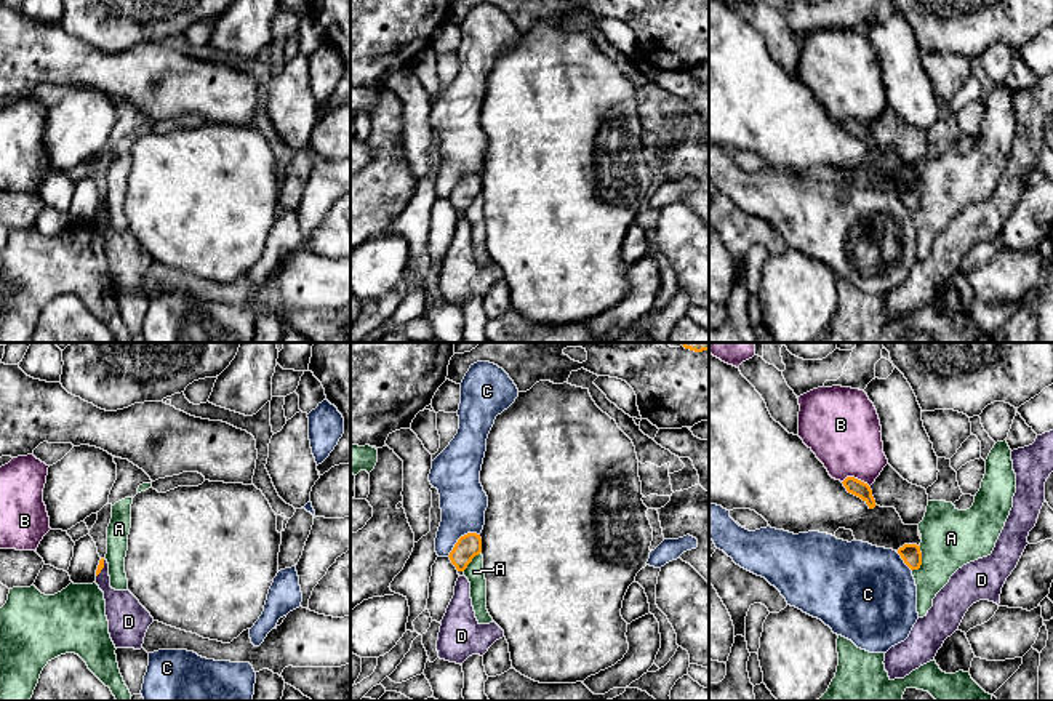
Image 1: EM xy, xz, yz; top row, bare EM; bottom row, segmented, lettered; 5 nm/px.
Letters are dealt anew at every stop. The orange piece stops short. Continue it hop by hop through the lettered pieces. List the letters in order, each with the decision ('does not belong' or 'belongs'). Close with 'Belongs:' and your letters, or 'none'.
A: does not belong
B: does not belong
C: does not belong
D: does not belong
Belongs: none

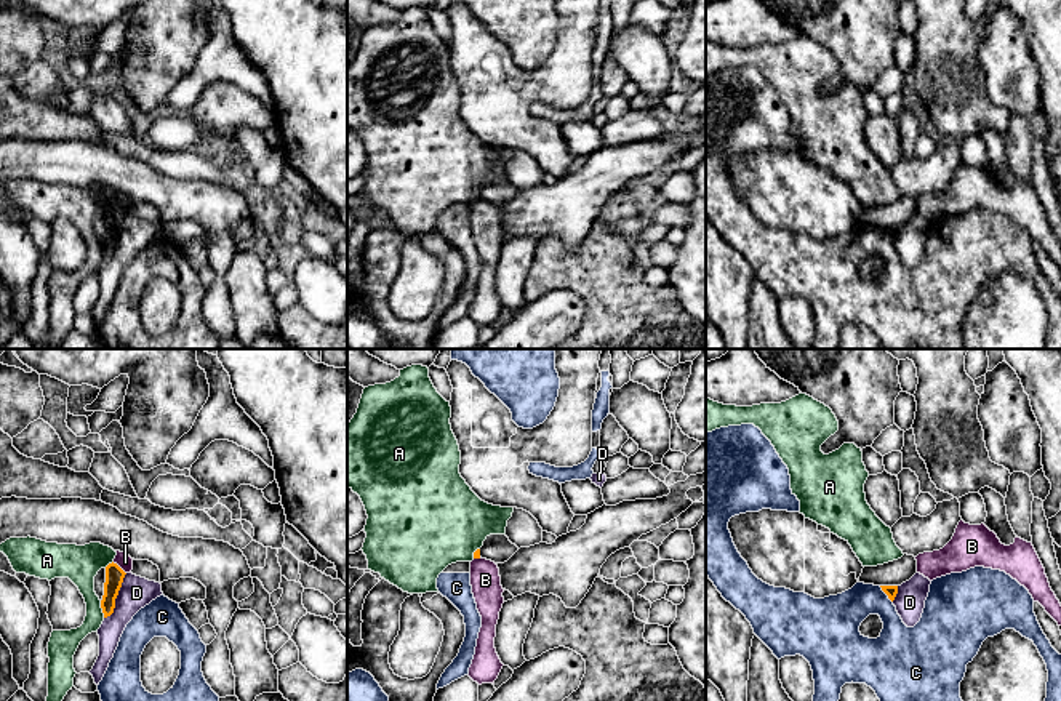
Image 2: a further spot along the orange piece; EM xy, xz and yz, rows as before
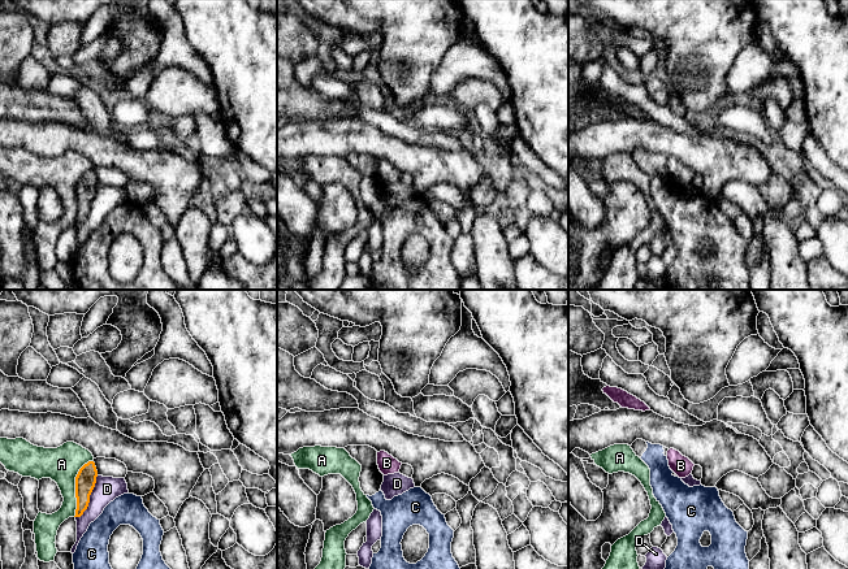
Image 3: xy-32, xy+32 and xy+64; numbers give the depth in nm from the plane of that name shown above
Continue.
A: does not belong
B: does not belong
C: does not belong
D: does not belong
Belongs: none

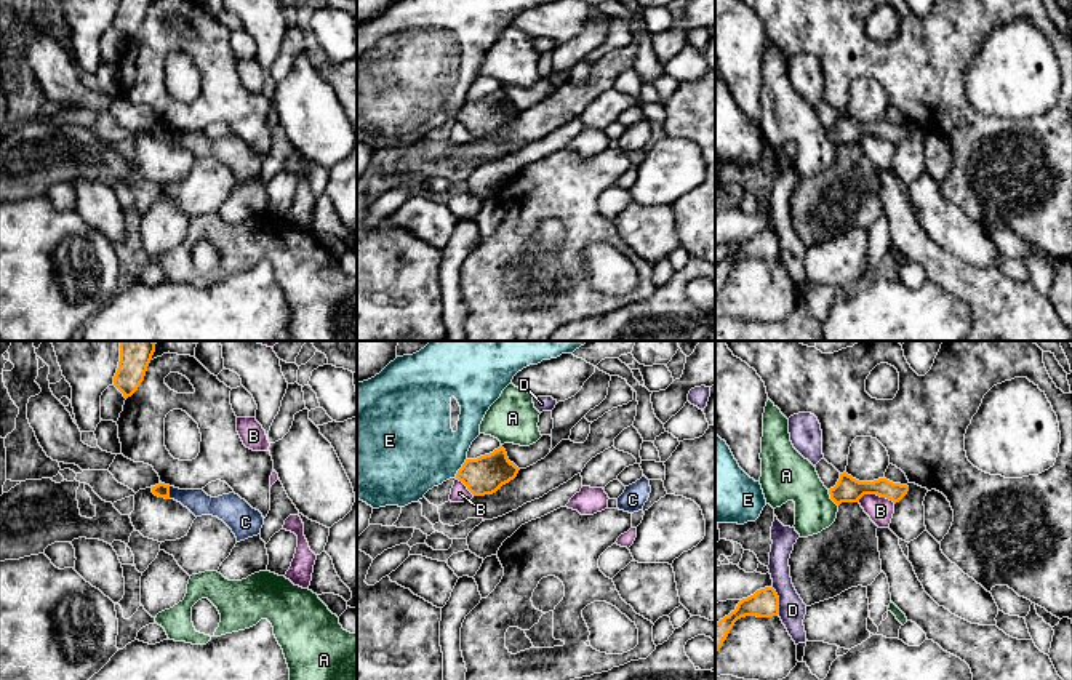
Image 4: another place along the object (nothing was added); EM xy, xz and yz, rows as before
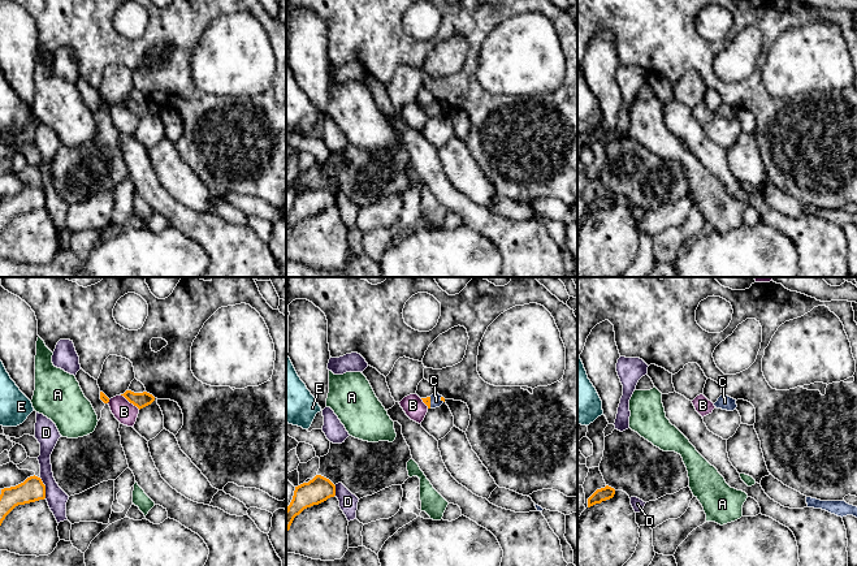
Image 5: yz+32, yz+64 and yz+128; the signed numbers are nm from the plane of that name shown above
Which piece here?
A: does not belong
B: does not belong
C: belongs
D: does not belong
E: does not belong
Belongs: C

